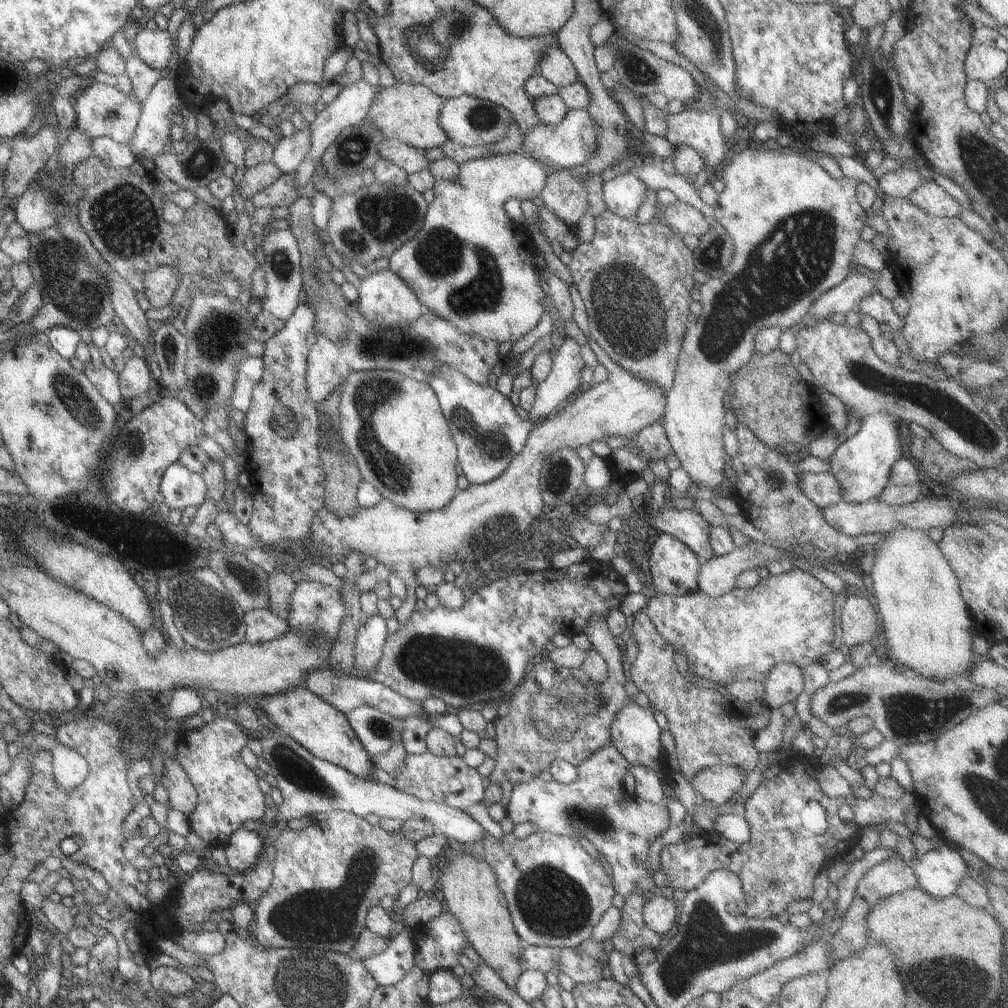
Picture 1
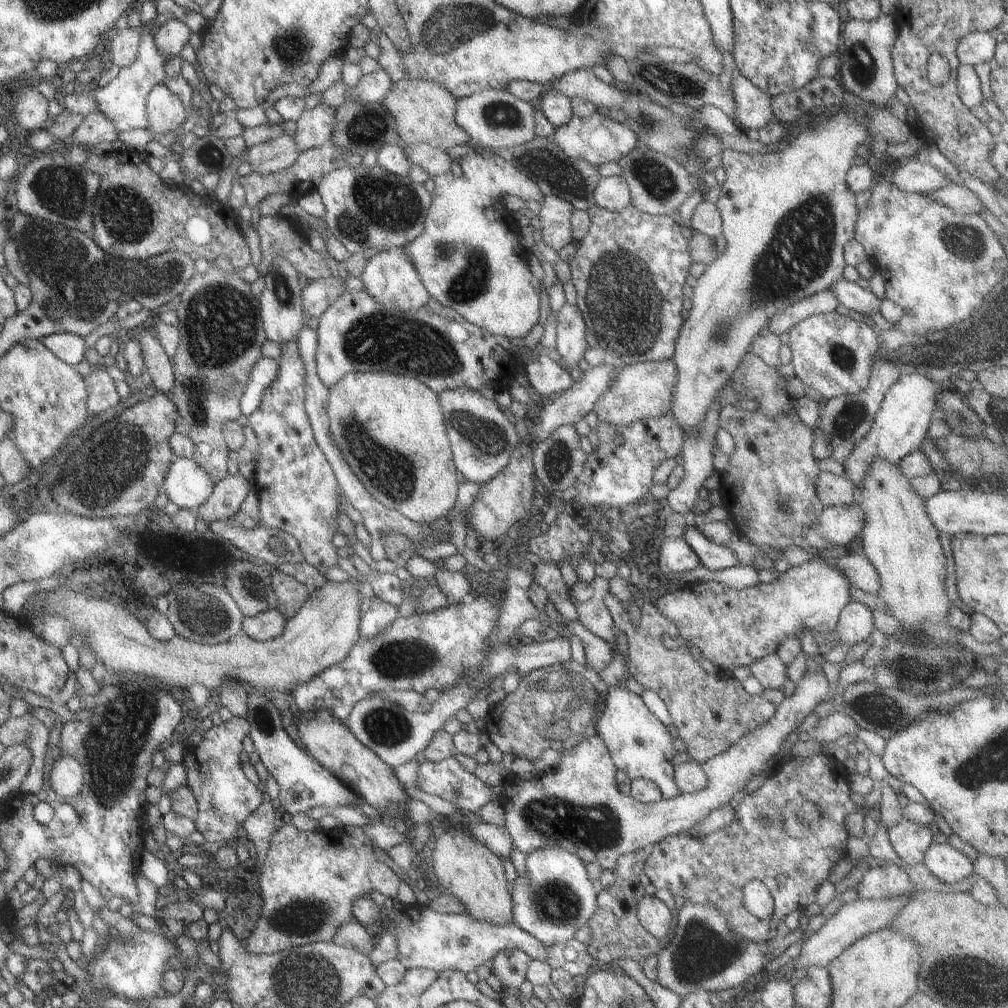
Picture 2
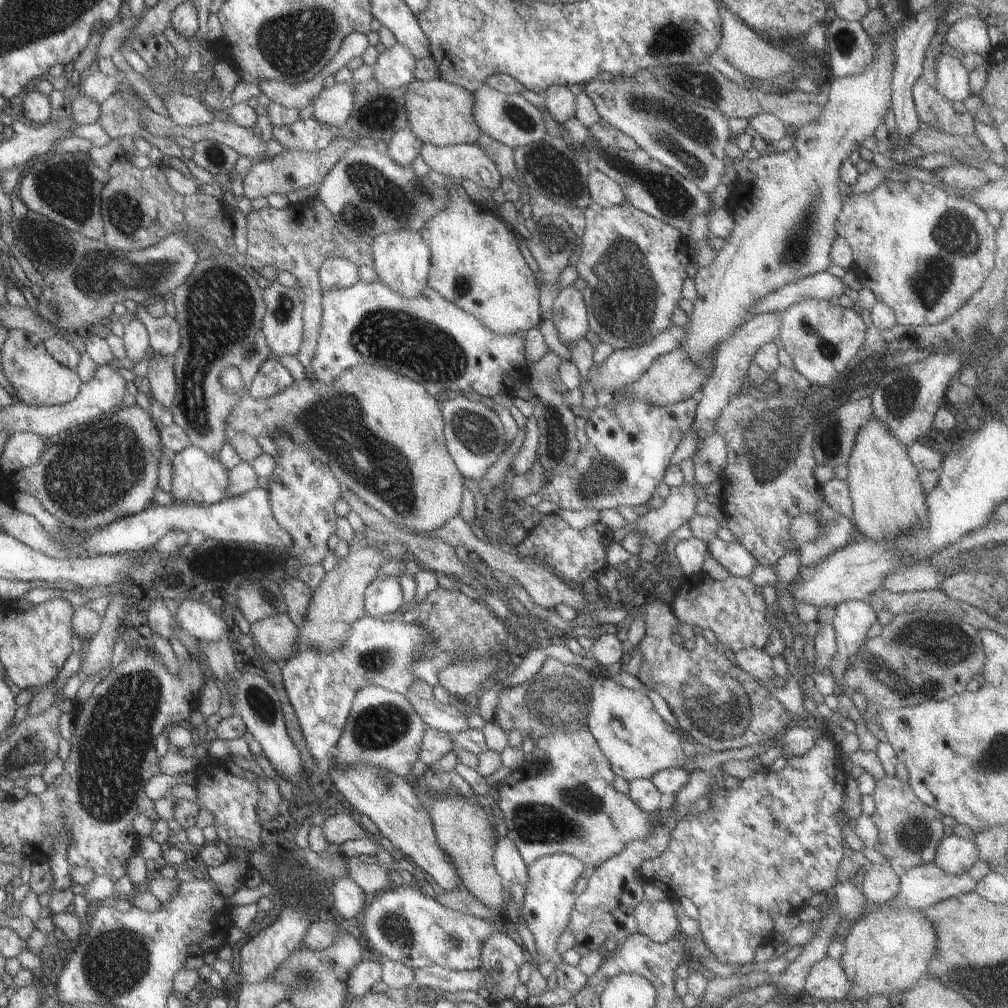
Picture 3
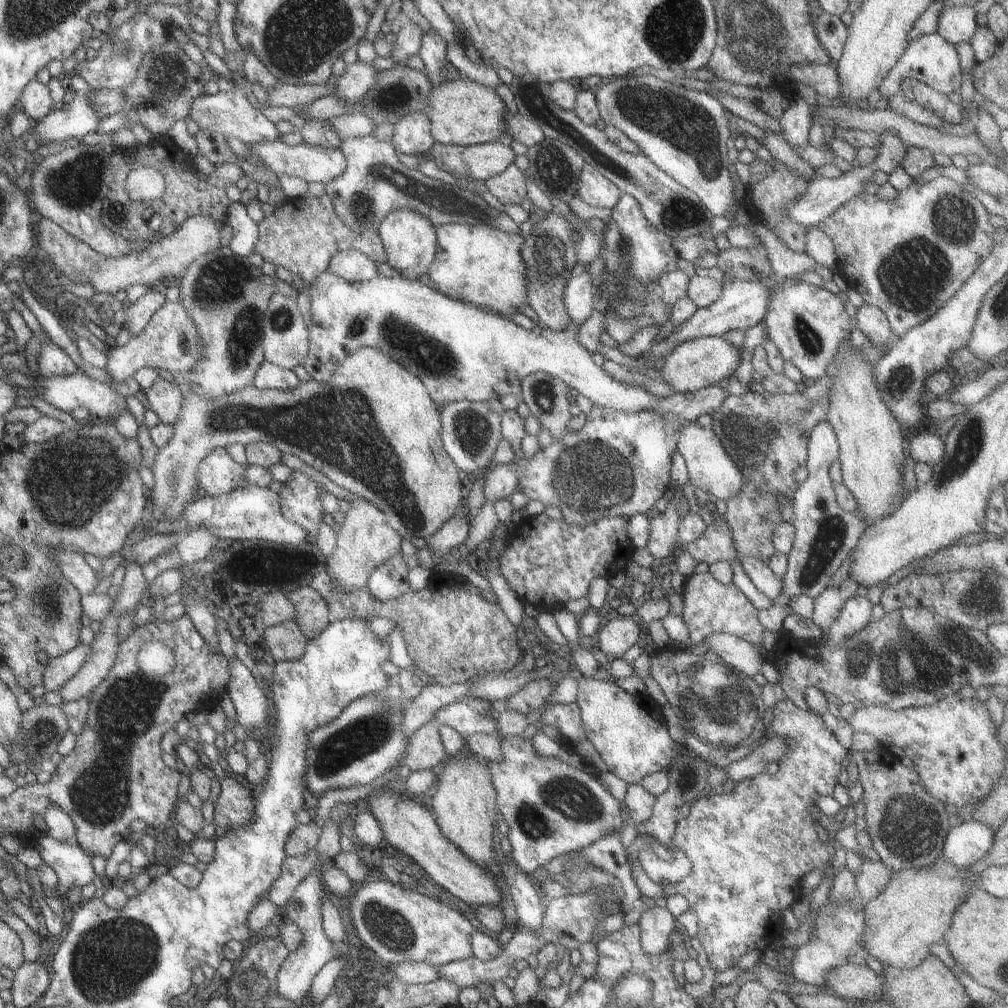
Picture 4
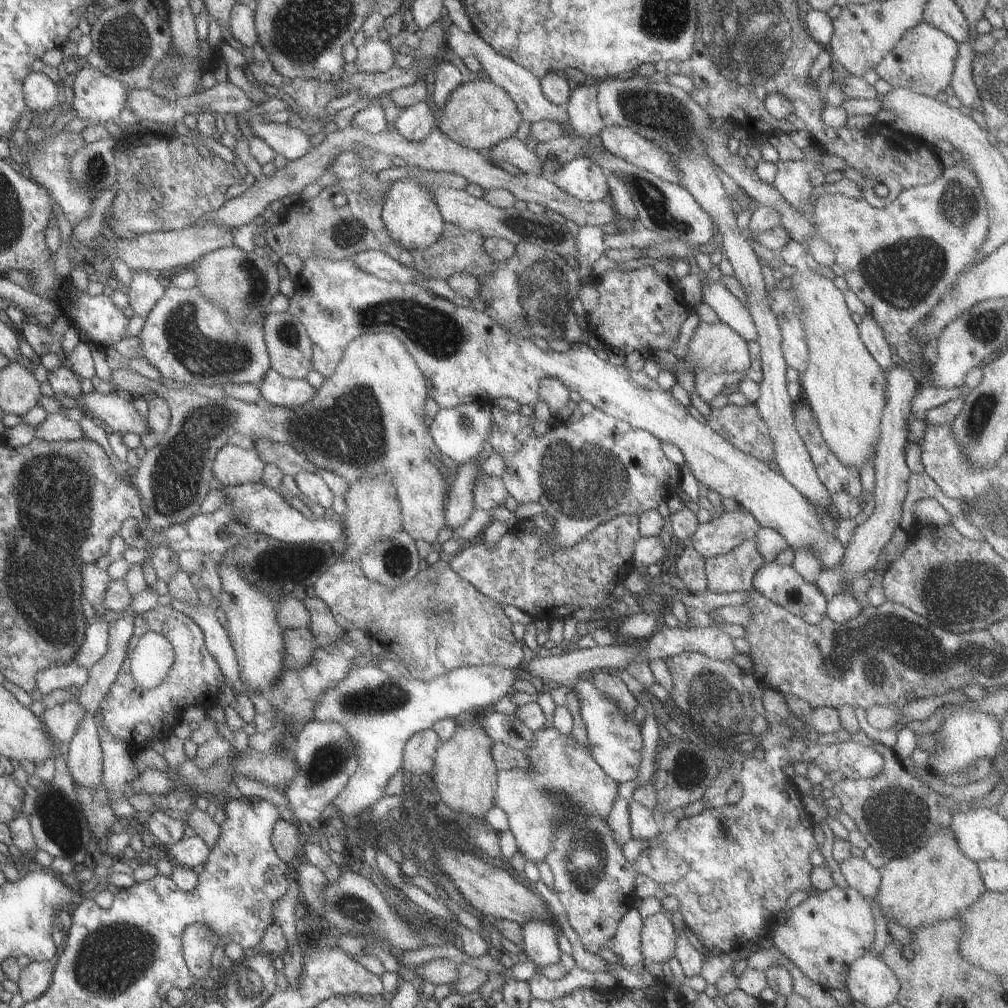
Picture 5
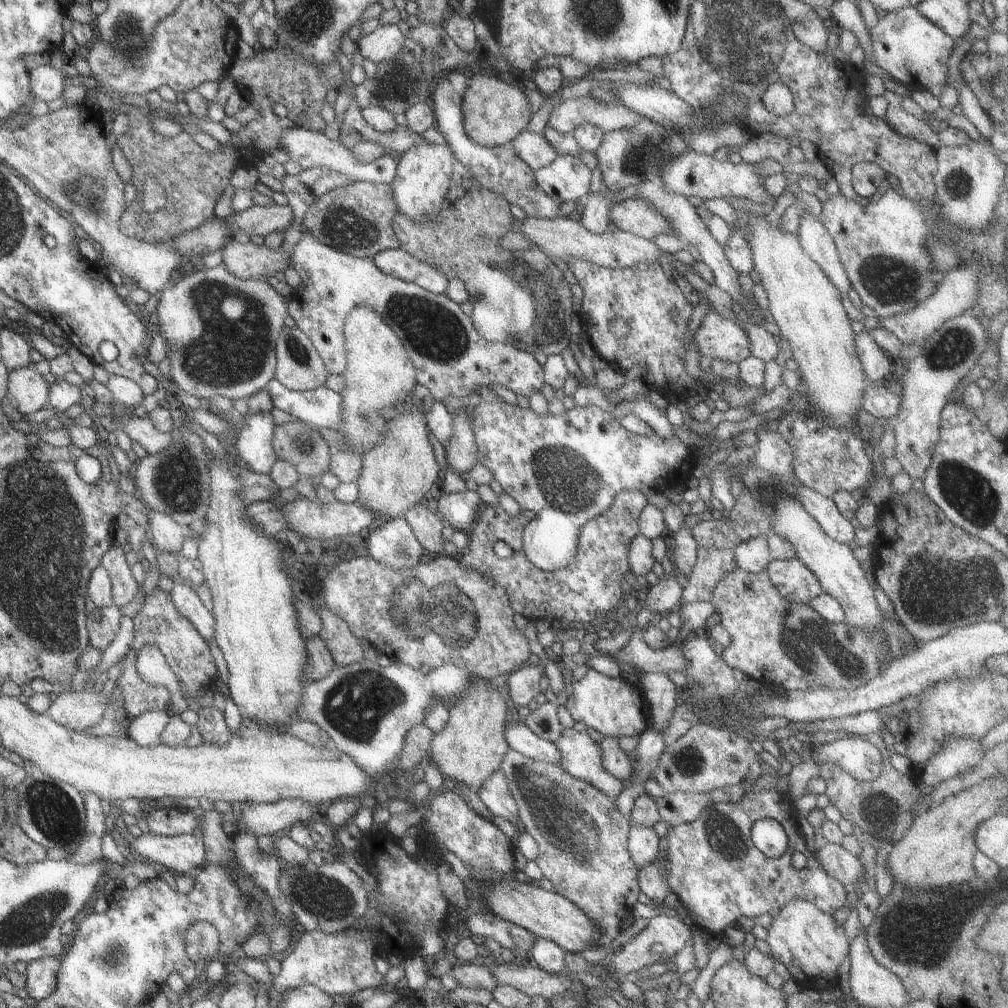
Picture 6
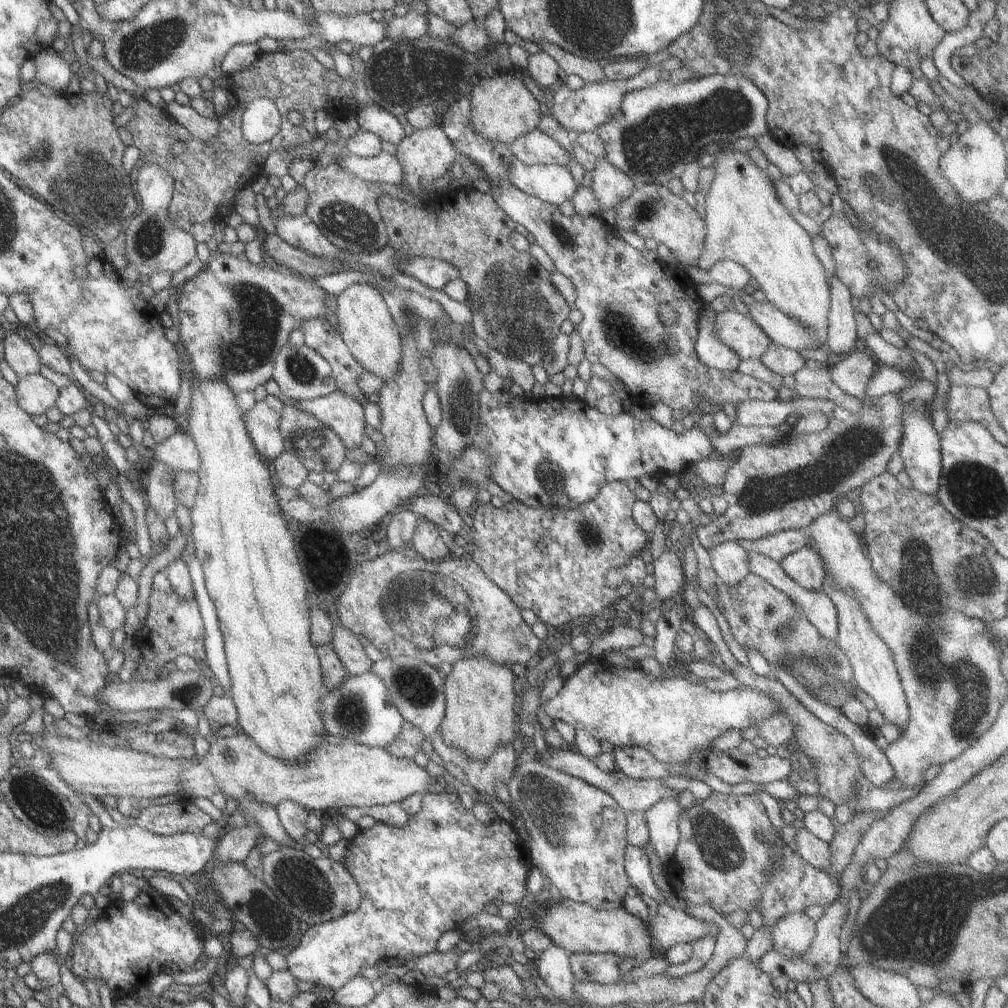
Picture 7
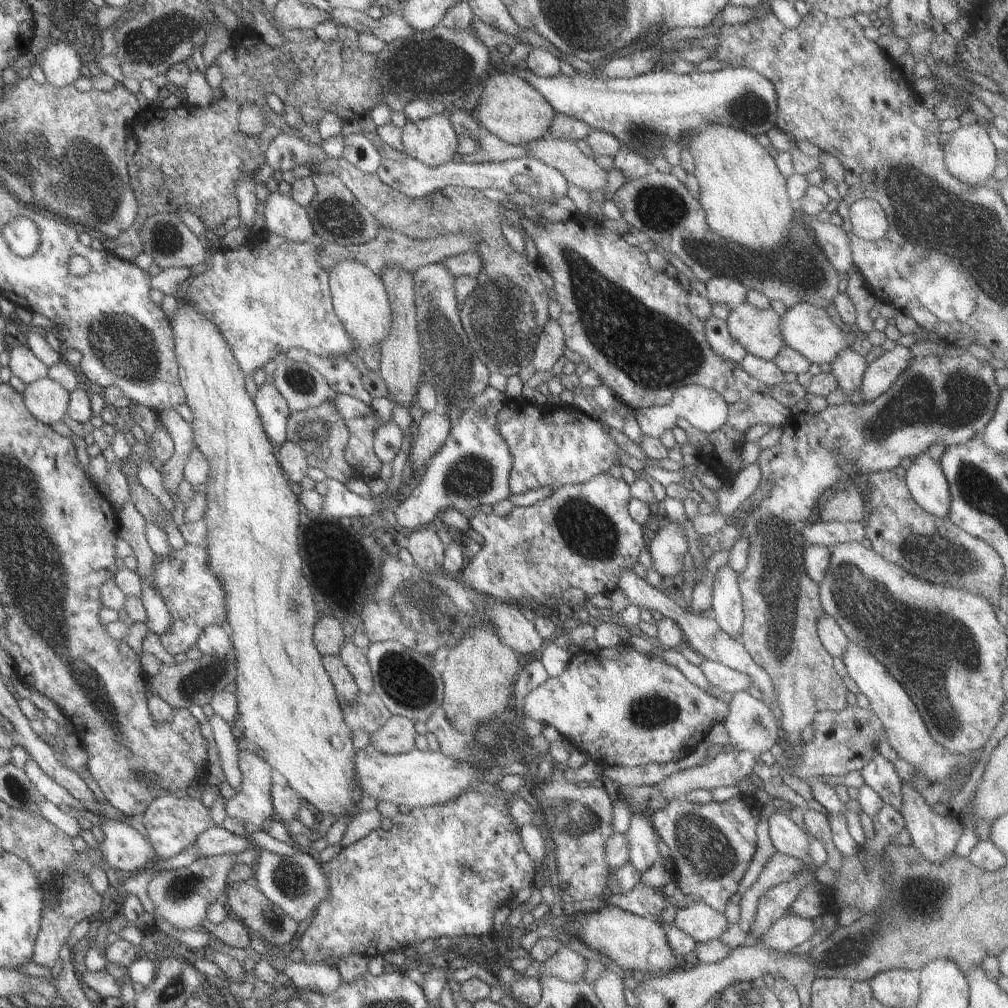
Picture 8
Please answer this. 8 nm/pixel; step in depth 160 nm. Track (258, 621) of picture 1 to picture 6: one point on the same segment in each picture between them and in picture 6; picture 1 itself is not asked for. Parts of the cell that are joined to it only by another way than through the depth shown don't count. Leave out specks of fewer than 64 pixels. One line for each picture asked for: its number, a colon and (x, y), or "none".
2: (267, 624)
3: (275, 635)
4: (284, 641)
5: (298, 644)
6: (318, 663)

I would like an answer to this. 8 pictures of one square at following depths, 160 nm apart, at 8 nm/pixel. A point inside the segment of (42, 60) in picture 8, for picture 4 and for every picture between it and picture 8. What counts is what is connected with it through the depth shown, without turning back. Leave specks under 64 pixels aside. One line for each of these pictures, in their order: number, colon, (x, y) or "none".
4: (34, 101)
5: (39, 93)
6: (45, 83)
7: (52, 69)

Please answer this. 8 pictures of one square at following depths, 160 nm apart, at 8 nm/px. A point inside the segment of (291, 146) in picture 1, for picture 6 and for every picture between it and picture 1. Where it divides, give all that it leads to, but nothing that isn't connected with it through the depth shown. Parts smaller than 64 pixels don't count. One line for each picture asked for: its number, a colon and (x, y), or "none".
2: (312, 128)
3: (331, 106)
4: (357, 79)
5: (375, 55)
6: (382, 45)

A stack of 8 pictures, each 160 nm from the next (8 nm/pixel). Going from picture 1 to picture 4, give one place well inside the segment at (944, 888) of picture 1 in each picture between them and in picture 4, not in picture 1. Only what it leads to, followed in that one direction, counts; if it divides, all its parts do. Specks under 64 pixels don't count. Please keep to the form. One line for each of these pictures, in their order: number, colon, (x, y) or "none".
2: (947, 864)
3: (954, 855)
4: (966, 843)

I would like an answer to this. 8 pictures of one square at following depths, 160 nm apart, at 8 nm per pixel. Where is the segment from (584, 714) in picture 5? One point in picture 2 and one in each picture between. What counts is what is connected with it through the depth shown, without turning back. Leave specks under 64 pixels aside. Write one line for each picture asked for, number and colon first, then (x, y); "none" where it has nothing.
2: (638, 744)
3: (637, 743)
4: (630, 735)

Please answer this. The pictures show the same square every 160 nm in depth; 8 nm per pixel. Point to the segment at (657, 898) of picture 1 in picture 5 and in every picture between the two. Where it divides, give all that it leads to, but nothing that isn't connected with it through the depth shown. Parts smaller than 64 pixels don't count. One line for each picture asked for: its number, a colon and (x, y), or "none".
2: (653, 915)
3: (656, 920)
4: (655, 924)
5: (657, 938)

